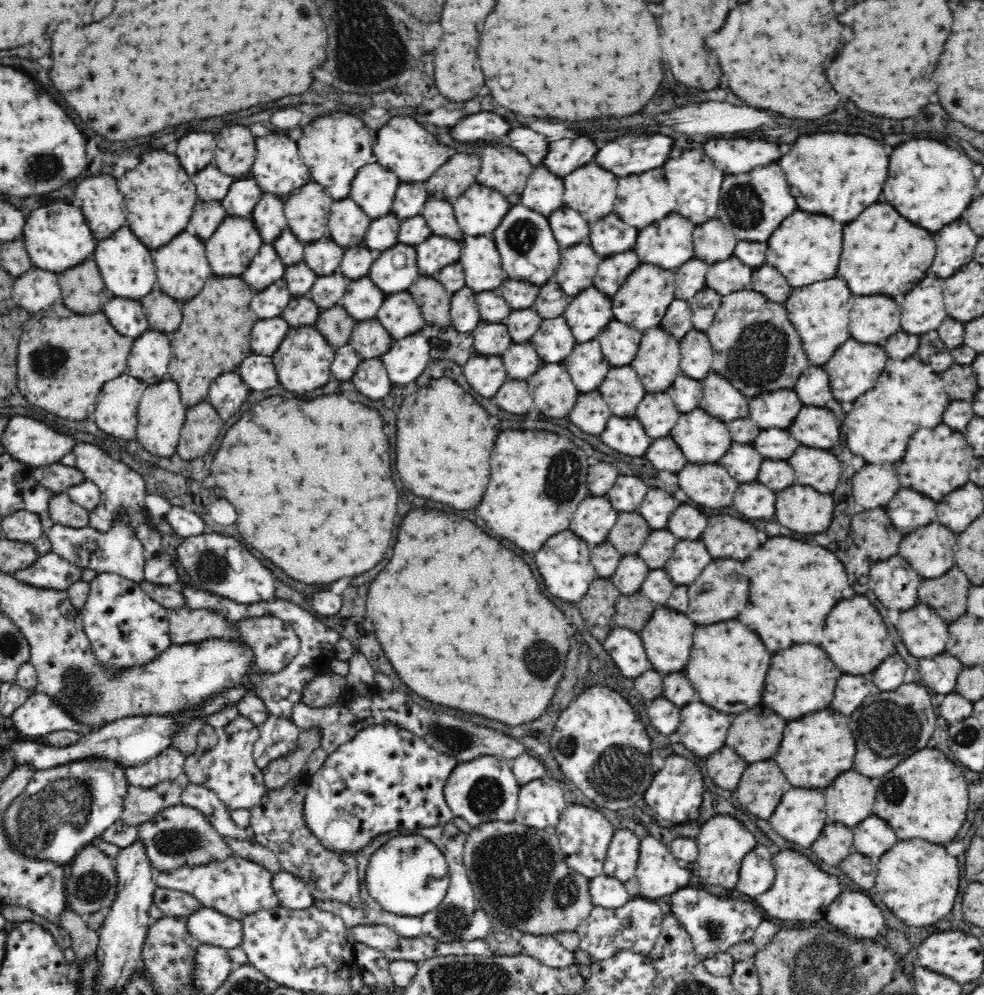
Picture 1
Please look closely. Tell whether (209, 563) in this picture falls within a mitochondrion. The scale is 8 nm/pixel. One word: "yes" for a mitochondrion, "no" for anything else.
yes

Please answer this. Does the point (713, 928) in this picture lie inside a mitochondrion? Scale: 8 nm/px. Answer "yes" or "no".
yes

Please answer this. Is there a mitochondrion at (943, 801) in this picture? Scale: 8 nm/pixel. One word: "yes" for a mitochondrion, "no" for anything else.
no

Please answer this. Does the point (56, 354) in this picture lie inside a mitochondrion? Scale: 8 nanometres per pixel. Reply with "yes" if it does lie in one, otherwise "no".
yes

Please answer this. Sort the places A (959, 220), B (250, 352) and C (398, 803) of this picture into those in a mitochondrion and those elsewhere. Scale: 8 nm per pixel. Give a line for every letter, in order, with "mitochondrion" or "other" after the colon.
A: other
B: other
C: other

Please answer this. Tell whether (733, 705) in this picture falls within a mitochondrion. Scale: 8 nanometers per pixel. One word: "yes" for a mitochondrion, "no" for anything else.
no

